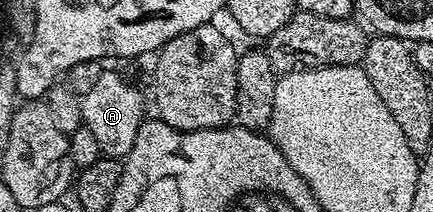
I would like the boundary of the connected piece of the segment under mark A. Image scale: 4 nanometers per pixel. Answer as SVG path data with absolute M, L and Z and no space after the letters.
M101 70L98 82L92 86L80 100L82 109L82 125L94 133L98 140L101 156L123 160L134 145L134 137L138 137L138 129L144 124L144 99L140 91L132 83L127 83L116 71Z

